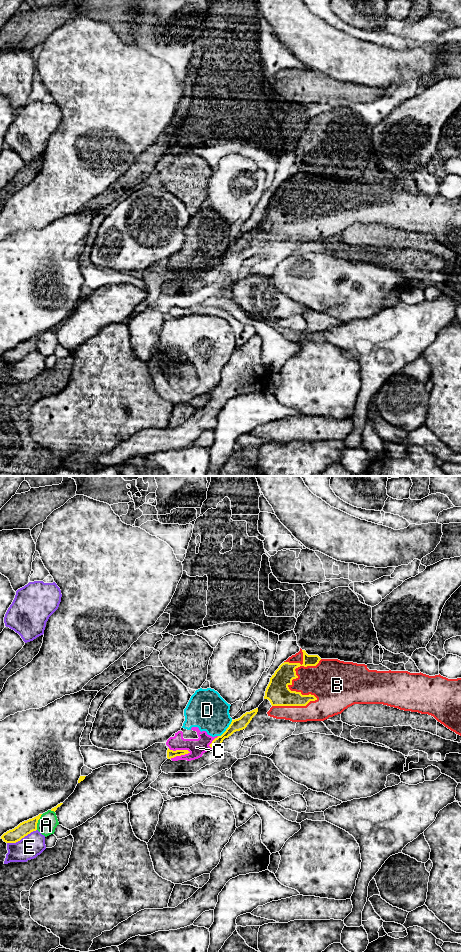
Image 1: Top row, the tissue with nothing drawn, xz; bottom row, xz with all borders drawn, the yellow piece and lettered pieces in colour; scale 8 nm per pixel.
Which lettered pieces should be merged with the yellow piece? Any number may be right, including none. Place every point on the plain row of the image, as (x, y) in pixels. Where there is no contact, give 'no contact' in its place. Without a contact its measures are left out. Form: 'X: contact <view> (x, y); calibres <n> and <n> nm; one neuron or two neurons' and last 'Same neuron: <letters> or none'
A: contact xz (37, 342); calibres 110 and 150 nm; two neurons
B: contact xz (301, 214); calibres 190 and 340 nm; one neuron
C: contact xz (179, 270); calibres 60 and 140 nm; two neurons
D: contact xz (226, 249); calibres 100 and 320 nm; two neurons
E: contact xz (21, 358); calibres 110 and 190 nm; two neurons
Same neuron: B

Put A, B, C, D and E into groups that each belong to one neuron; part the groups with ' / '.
A / B / C D / E

